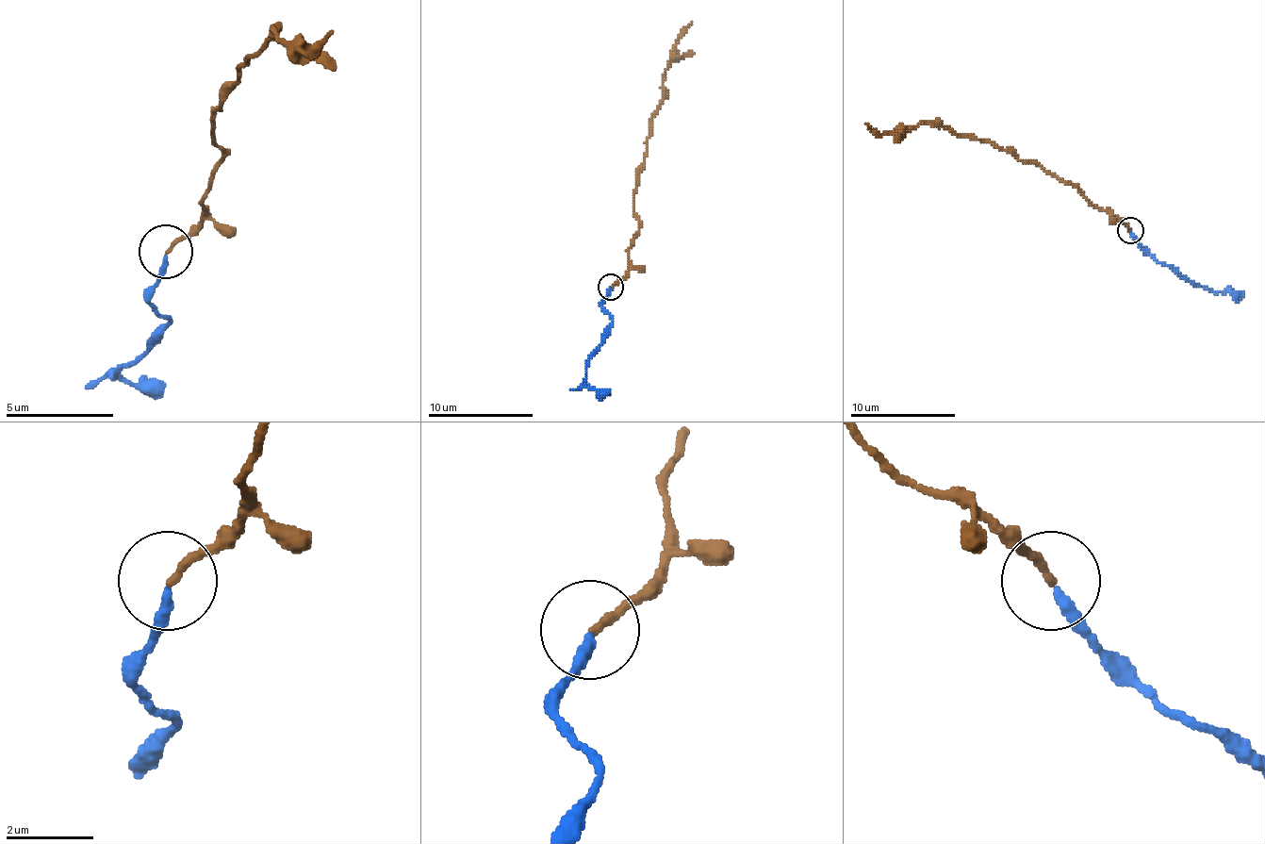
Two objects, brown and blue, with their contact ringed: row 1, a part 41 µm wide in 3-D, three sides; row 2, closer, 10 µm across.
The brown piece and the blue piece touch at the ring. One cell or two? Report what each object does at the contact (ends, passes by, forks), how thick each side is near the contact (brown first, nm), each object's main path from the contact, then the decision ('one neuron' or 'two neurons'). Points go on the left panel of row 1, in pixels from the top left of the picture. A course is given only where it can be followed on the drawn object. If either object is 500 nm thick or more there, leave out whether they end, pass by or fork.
brown ends; blue ends; calibres 180 and 240 nm; course brown (164, 253), (202, 221), (202, 193), (223, 161), (212, 118), (239, 70), (271, 32), (304, 53), (331, 32); course blue (164, 253), (148, 301), (170, 322), (116, 376), (164, 398); one neuron

